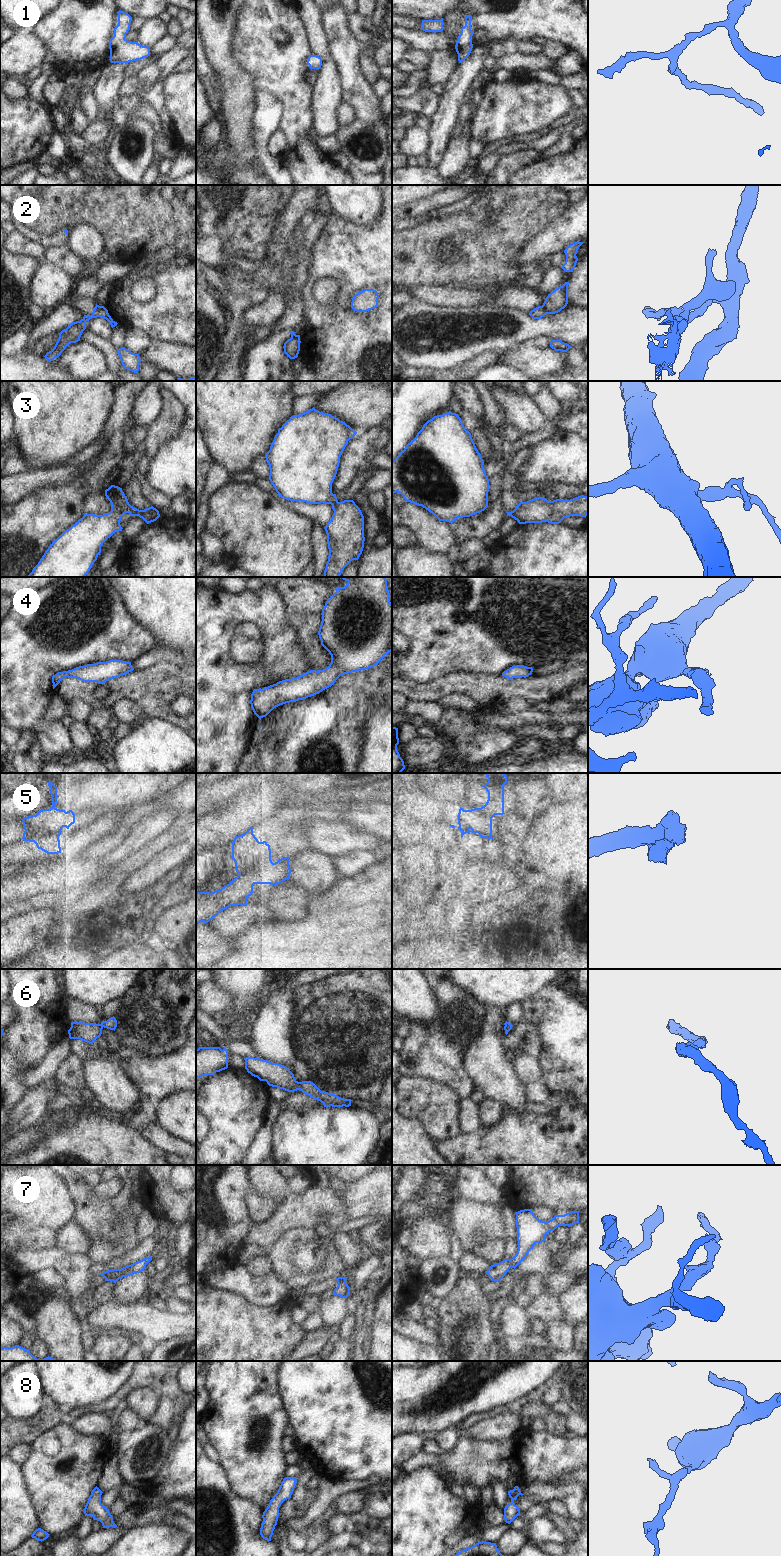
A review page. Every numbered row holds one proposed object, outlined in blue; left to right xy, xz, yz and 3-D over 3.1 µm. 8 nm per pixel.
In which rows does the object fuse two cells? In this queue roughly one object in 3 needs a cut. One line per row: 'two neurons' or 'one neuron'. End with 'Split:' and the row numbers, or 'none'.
1: one neuron
2: two neurons
3: two neurons
4: one neuron
5: two neurons
6: one neuron
7: one neuron
8: one neuron
Split: 2, 3, 5

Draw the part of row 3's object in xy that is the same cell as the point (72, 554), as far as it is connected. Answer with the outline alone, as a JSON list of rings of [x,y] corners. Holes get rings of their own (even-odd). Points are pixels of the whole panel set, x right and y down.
[[[111,485],[105,490],[111,503],[111,511],[103,515],[84,514],[74,525],[54,540],[27,577],[85,577],[101,553],[101,546],[115,532],[122,531],[121,517],[125,513],[139,516],[141,511],[128,502],[122,488]]]

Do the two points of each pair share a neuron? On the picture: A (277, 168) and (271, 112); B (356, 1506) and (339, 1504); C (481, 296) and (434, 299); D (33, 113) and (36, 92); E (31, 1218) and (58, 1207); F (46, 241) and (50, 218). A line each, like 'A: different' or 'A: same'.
A: same
B: same
C: same
D: different
E: same
F: different

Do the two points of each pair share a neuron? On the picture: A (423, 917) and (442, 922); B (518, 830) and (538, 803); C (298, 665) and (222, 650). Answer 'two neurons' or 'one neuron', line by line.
A: one neuron
B: one neuron
C: one neuron

